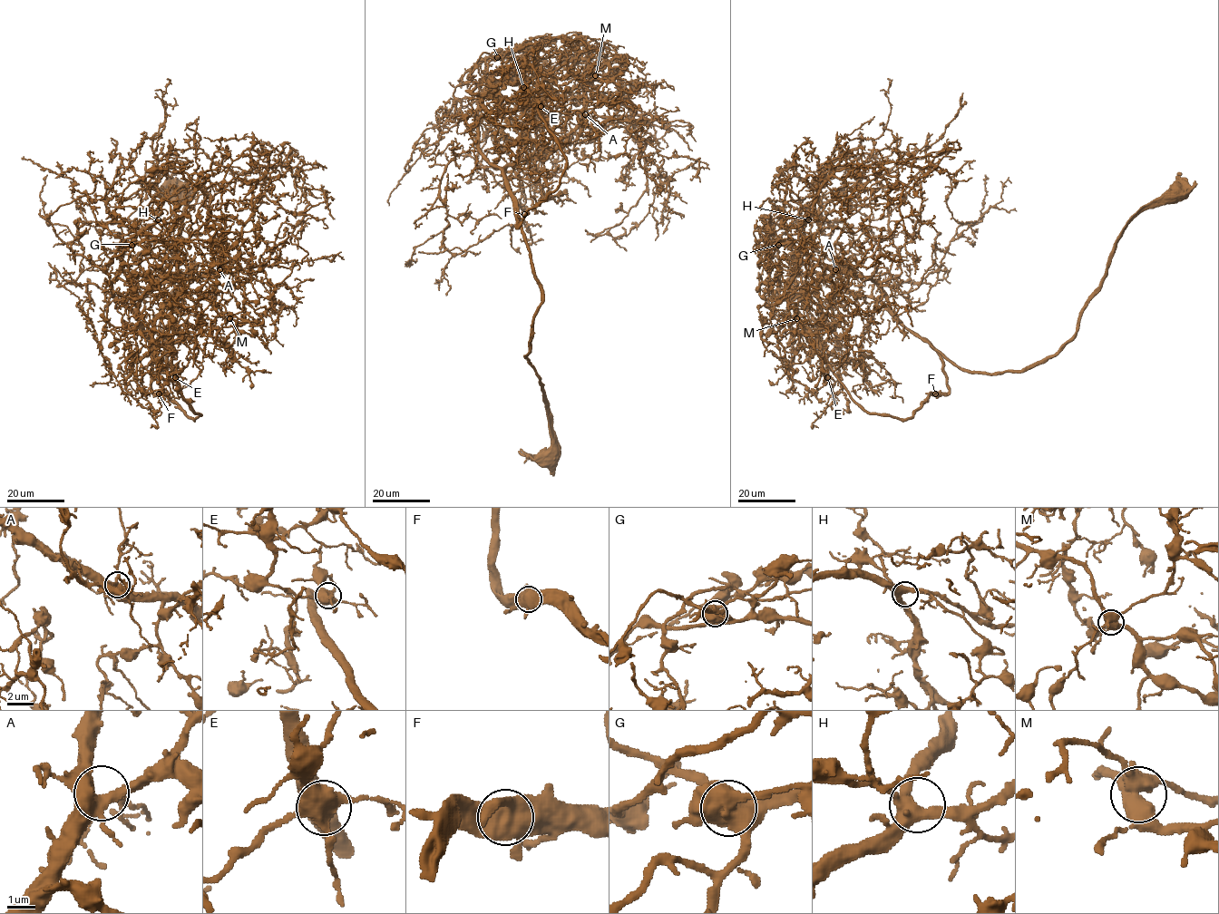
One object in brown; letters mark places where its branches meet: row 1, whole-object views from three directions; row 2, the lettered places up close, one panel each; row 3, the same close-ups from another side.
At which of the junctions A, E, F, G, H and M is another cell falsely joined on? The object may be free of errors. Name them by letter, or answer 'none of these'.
G

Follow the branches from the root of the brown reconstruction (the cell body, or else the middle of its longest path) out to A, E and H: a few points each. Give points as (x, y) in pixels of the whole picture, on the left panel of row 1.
A: (179, 193), (174, 289), (160, 323), (176, 370), (164, 373), (141, 301), (219, 269)
E: (179, 193), (160, 323), (174, 372), (112, 283), (161, 293), (167, 329), (138, 358), (162, 384), (175, 377)
H: (179, 193), (186, 205), (174, 289), (160, 323), (176, 369), (167, 374), (112, 286), (127, 246), (158, 219)

